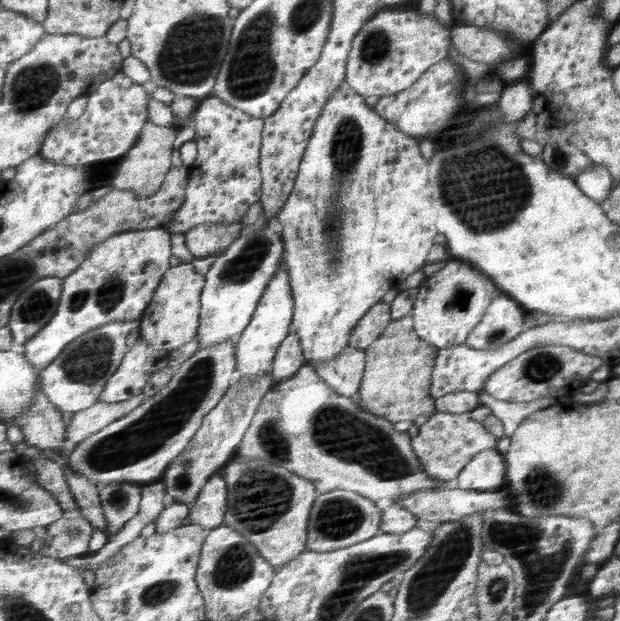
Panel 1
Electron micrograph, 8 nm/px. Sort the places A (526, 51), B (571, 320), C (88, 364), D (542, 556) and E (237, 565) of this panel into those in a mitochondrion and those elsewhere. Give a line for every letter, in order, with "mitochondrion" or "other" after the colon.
A: other
B: other
C: mitochondrion
D: mitochondrion
E: mitochondrion

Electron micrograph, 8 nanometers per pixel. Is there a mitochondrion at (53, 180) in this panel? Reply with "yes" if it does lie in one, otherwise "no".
no

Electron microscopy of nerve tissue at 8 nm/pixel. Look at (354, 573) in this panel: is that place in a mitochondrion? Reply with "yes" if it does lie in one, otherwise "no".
yes

